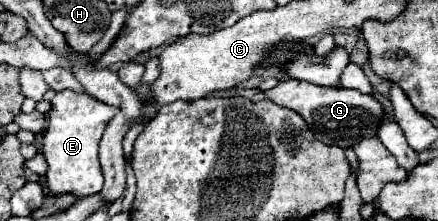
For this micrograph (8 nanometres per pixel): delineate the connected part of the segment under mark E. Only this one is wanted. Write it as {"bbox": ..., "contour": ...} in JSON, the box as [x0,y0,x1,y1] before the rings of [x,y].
{"bbox":[42,91,118,199],"contour":[[[60,91],[52,99],[52,109],[48,113],[48,125],[42,139],[42,155],[48,163],[46,185],[50,195],[74,195],[84,199],[88,195],[100,193],[104,185],[104,175],[98,163],[98,143],[108,121],[118,113],[118,107],[104,105],[86,93]]]}

